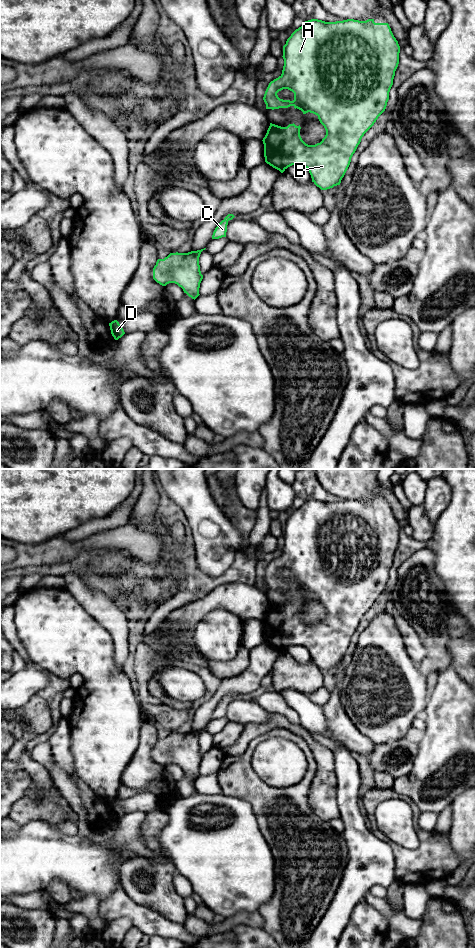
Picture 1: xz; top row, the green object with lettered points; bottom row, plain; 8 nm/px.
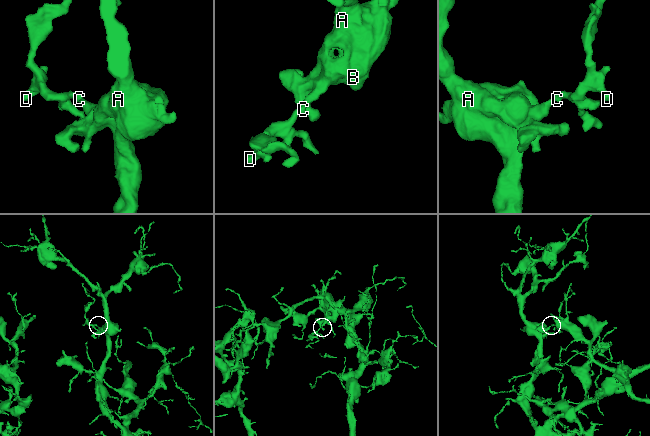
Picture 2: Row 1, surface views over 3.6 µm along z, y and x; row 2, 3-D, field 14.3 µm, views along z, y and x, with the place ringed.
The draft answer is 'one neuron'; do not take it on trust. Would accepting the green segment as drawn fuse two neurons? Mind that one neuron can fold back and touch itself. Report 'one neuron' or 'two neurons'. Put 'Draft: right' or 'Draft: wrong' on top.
Draft: right
one neuron

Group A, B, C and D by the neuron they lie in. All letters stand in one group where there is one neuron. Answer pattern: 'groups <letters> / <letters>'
groups A B C D

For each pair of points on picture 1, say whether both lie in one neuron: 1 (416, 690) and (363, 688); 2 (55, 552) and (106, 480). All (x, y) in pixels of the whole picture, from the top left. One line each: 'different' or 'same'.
1: same
2: different

